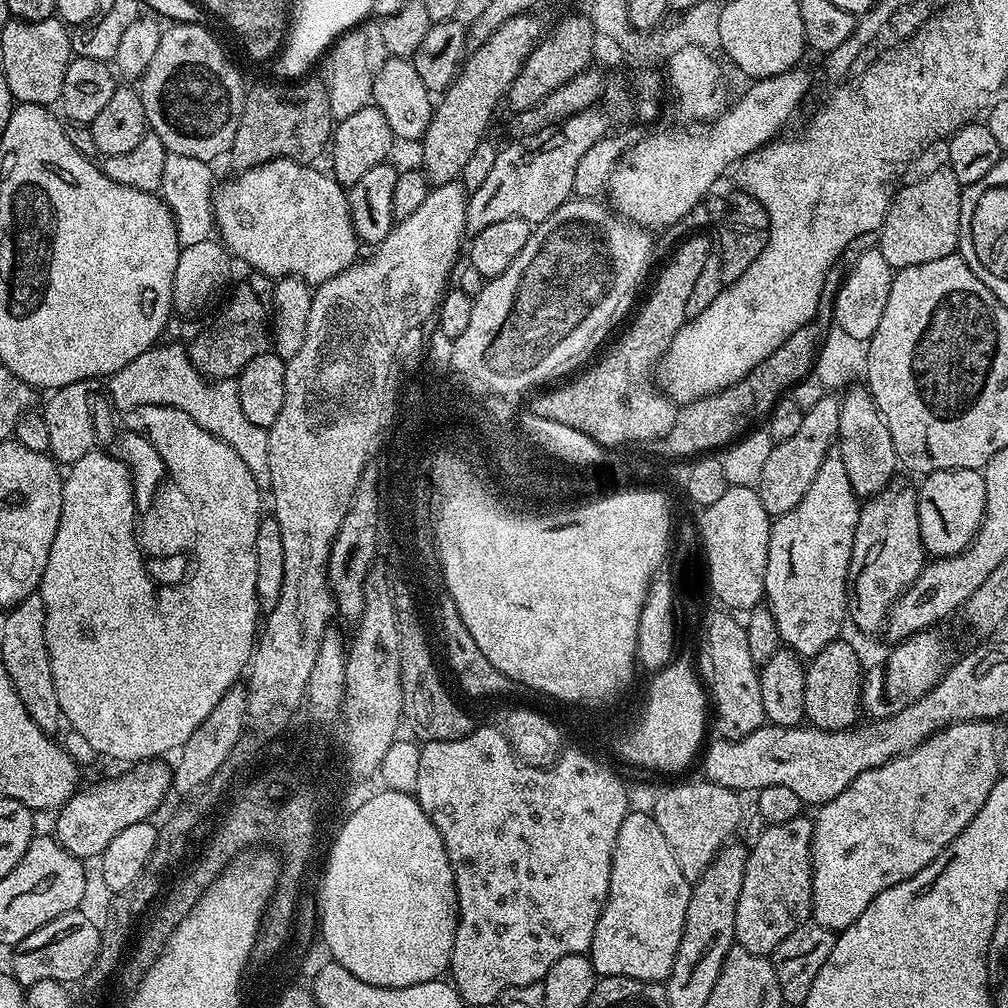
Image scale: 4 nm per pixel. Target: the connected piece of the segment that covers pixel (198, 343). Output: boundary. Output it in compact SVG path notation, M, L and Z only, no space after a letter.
M240 286L230 296L226 300L228 305L217 314L216 321L209 328L202 329L193 338L192 345L187 345L186 348L192 365L213 382L239 376L250 358L258 358L258 354L269 351L270 348L270 312L265 301L258 299L247 286Z

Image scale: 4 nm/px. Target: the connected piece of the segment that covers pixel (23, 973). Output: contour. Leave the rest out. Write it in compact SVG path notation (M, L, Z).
M80 911L67 912L54 918L54 922L46 922L46 926L34 930L34 934L14 945L12 975L21 986L47 980L80 982L85 974L95 969L99 949L100 929L95 928Z

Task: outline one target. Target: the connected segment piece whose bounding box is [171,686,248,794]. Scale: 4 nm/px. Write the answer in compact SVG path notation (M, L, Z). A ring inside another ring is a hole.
M237 686L231 688L226 694L222 694L222 702L218 702L218 706L210 710L210 718L206 718L206 722L202 722L202 726L198 726L198 730L194 730L194 734L190 734L188 741L178 749L171 787L176 792L178 790L196 794L205 786L211 785L214 774L220 769L222 762L226 762L226 758L230 758L230 754L236 751L236 744L240 741L240 737L245 735L247 720L247 687Z

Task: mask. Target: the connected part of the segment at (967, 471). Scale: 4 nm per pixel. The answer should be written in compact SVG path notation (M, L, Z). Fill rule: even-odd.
M951 468L927 473L918 484L918 526L924 551L929 557L959 556L967 550L984 521L986 482L983 471L975 468Z

